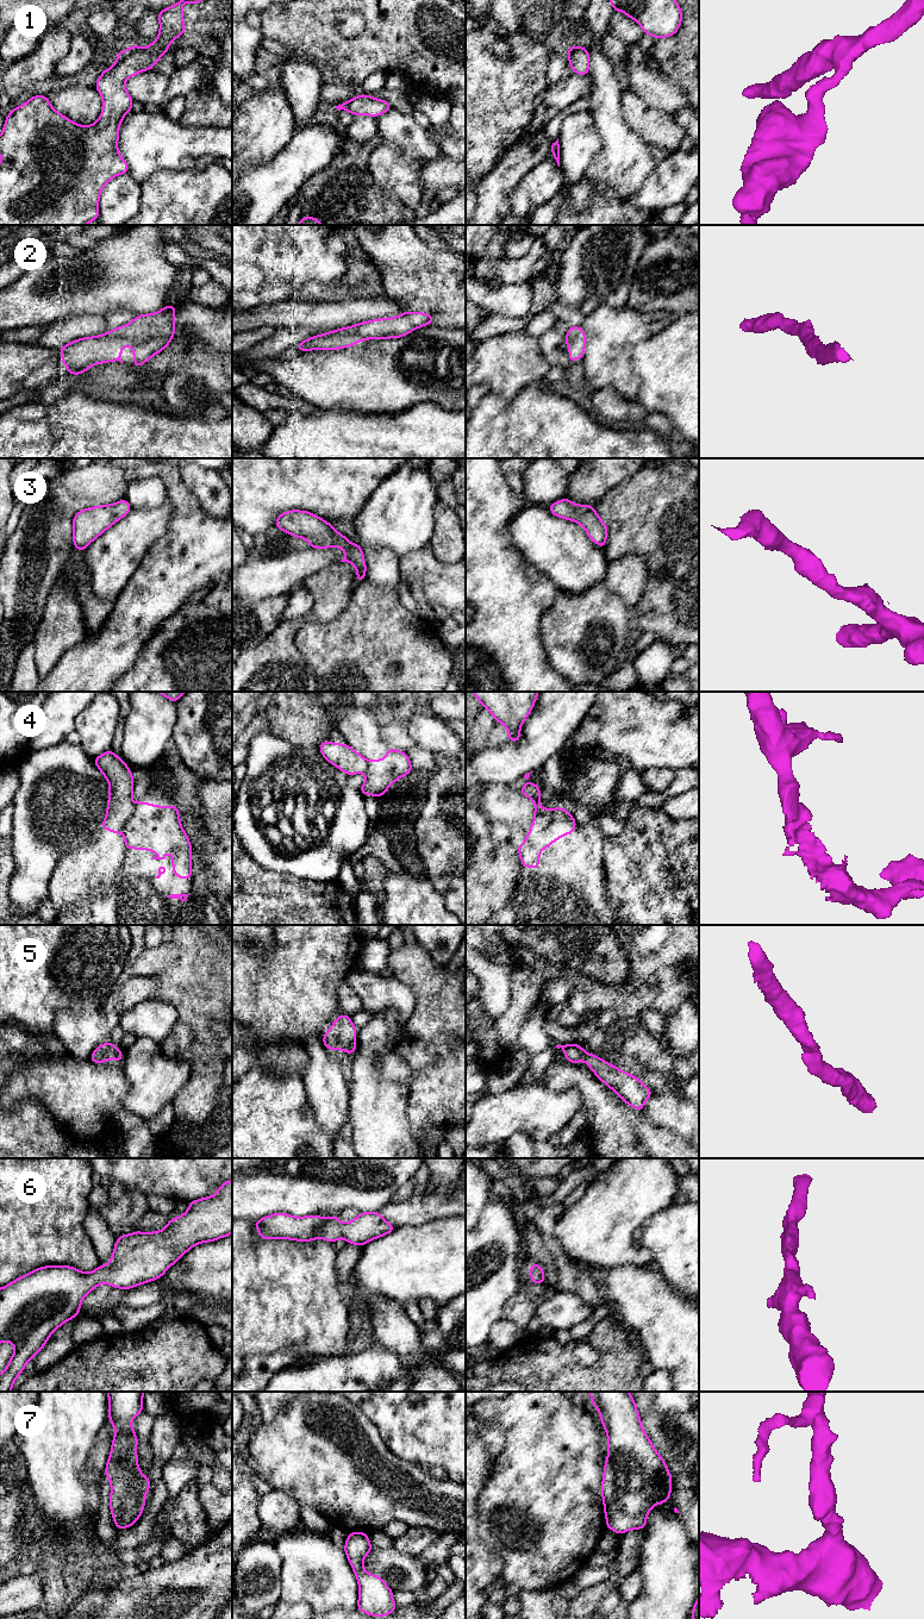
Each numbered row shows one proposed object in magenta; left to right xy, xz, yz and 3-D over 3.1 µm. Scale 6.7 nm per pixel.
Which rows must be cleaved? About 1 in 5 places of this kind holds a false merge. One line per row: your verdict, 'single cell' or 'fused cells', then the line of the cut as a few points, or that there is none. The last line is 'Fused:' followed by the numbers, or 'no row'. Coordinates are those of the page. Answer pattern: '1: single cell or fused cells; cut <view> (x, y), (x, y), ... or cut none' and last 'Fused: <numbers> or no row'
1: single cell; cut none
2: single cell; cut none
3: single cell; cut none
4: fused cells; cut xy (133, 808), (125, 823)
5: single cell; cut none
6: single cell; cut none
7: single cell; cut none
Fused: 4

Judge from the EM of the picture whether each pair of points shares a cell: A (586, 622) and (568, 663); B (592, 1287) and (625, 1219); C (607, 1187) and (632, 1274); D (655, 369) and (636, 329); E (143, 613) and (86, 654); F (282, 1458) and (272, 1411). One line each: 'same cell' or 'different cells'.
A: same cell
B: different cells
C: different cells
D: different cells
E: same cell
F: different cells

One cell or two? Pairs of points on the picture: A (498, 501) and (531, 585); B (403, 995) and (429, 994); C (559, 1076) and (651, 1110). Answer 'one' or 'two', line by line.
A: one
B: two
C: two

